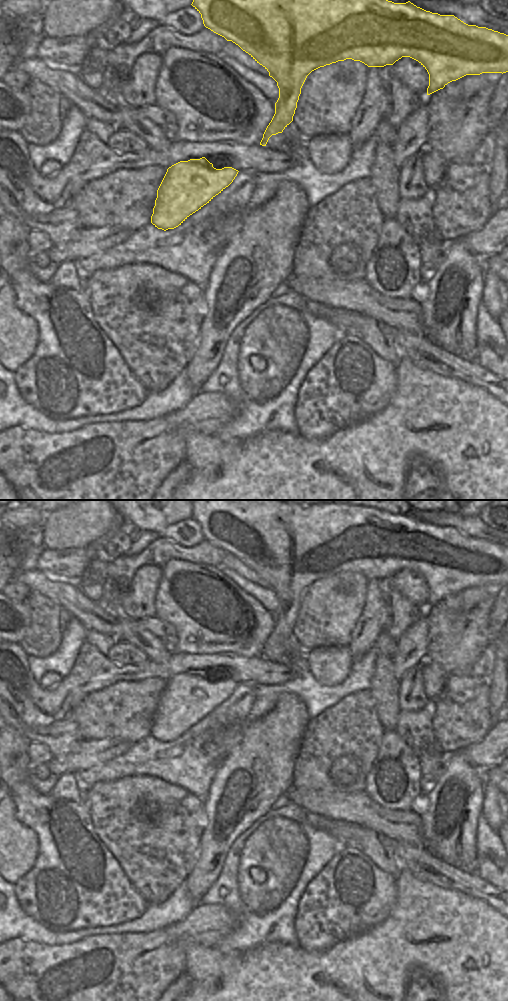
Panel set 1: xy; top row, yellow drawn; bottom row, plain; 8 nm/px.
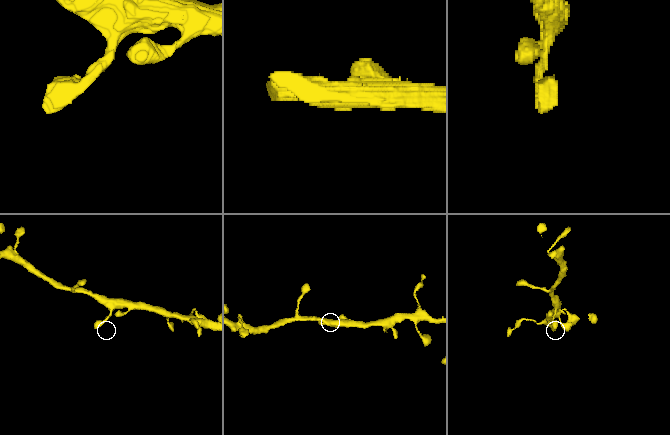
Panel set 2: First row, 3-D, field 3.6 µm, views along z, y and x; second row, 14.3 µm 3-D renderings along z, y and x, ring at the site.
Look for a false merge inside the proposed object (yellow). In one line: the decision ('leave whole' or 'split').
leave whole

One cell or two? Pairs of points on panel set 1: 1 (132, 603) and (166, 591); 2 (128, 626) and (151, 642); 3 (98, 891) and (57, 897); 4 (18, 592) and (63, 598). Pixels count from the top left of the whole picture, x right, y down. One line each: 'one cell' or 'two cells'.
1: two cells
2: one cell
3: one cell
4: two cells

